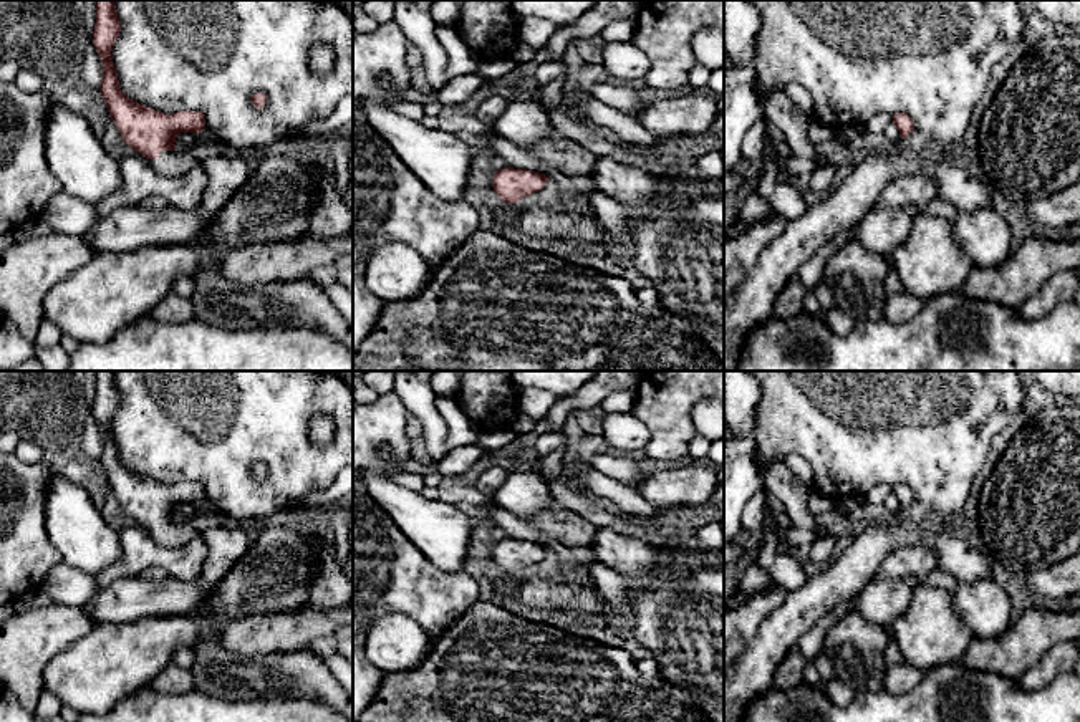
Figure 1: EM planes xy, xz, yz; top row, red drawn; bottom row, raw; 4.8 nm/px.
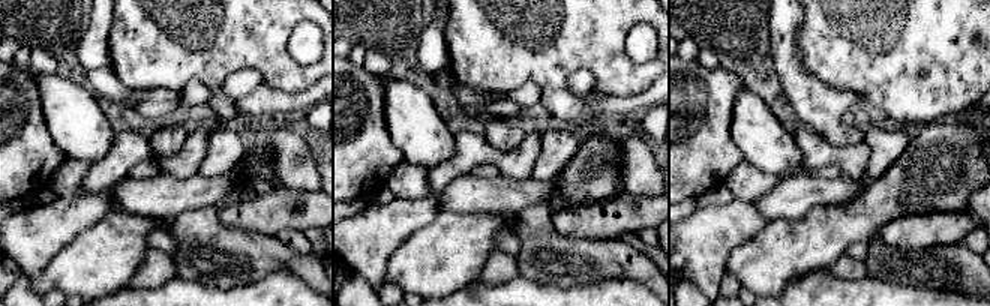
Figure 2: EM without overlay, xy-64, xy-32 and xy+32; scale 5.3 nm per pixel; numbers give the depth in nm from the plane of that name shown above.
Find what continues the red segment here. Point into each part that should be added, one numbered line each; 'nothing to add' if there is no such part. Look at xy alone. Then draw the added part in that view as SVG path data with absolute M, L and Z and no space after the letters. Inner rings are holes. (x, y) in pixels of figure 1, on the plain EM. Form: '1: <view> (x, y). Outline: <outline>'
1: xy (174, 534). Outline: M181 518L162 522L157 530L151 530L149 533L156 543L167 548L184 546L199 535L190 523Z

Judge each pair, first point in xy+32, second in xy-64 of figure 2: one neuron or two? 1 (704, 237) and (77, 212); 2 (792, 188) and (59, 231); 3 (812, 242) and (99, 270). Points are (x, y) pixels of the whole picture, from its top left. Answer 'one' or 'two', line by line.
1: one
2: two
3: one

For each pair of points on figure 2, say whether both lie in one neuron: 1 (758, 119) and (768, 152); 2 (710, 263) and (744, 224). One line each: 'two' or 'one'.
1: one
2: one

